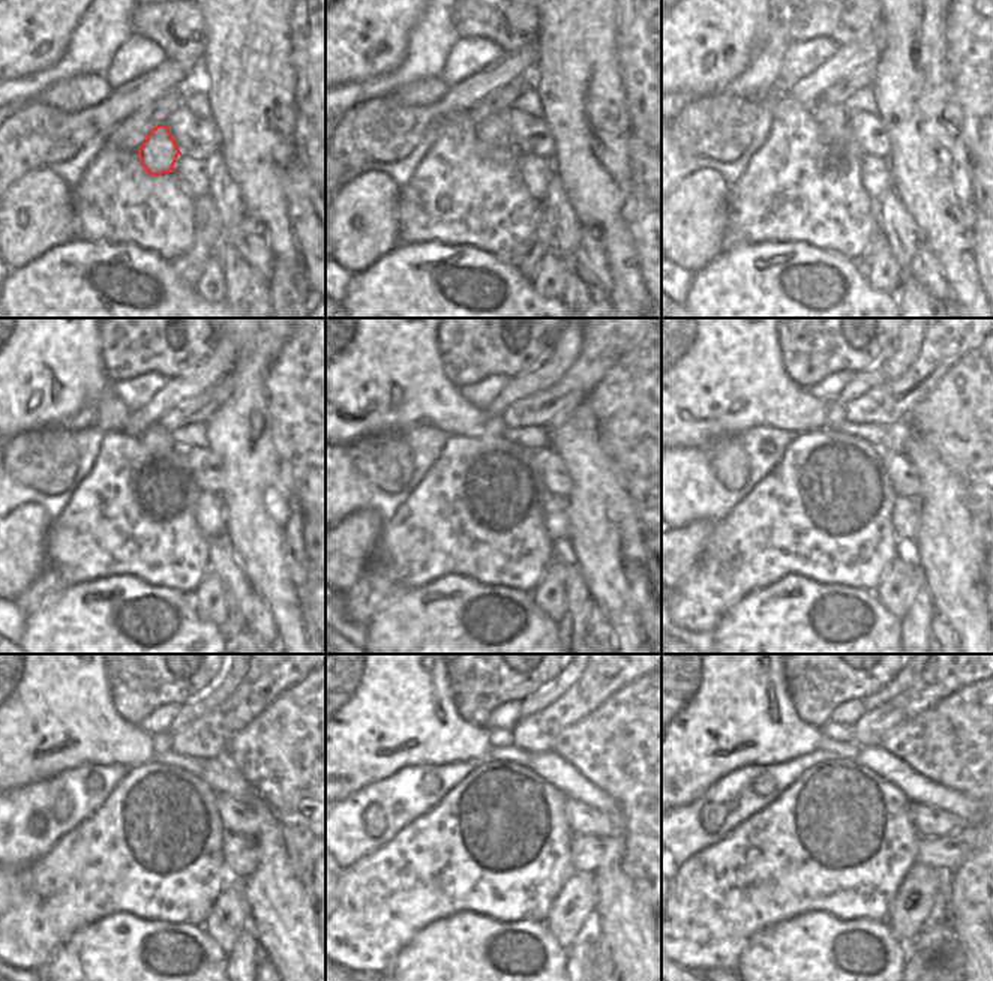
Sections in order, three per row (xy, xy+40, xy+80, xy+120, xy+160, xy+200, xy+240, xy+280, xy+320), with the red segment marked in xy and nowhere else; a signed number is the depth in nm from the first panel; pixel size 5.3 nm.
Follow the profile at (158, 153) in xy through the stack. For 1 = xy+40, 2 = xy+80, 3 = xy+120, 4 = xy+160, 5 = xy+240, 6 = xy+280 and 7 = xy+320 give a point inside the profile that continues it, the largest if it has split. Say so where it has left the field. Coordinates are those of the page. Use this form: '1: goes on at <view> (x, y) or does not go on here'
1: goes on at xy+40 (494, 132)
2: goes on at xy+80 (834, 119)
3: goes on at xy+120 (155, 438)
4: goes on at xy+160 (494, 428)
5: goes on at xy+240 (162, 743)
6: goes on at xy+280 (497, 738)
7: goes on at xy+320 (837, 732)

